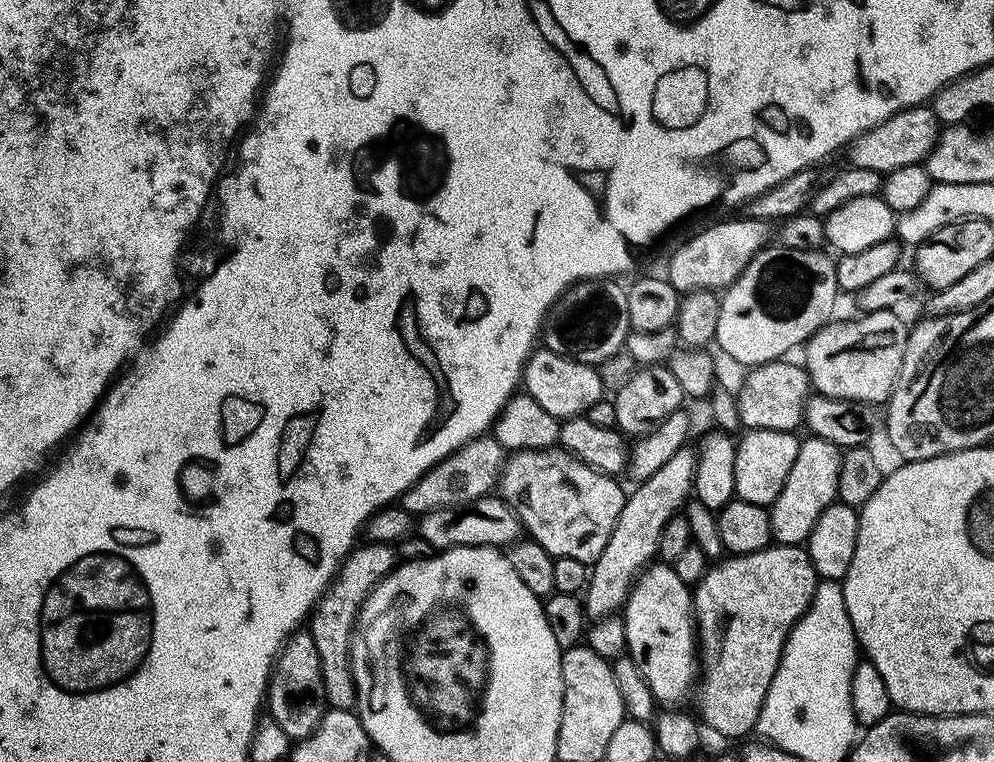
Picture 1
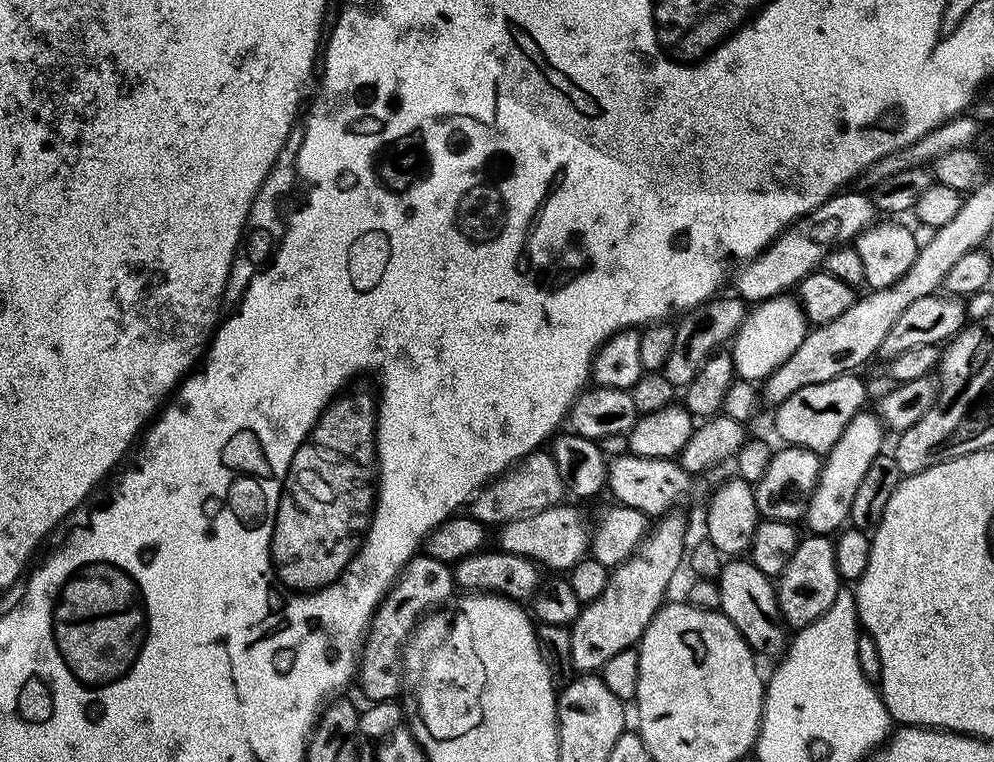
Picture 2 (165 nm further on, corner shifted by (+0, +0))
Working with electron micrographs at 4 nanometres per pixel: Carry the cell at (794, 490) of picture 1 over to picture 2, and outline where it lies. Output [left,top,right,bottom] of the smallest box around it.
[803,410,886,537]

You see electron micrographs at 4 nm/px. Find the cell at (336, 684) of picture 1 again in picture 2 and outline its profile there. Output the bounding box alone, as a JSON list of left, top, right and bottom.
[358,554,455,702]

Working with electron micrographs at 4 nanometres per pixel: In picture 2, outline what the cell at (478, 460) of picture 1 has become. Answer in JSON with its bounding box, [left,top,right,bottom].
[468,450,565,526]

